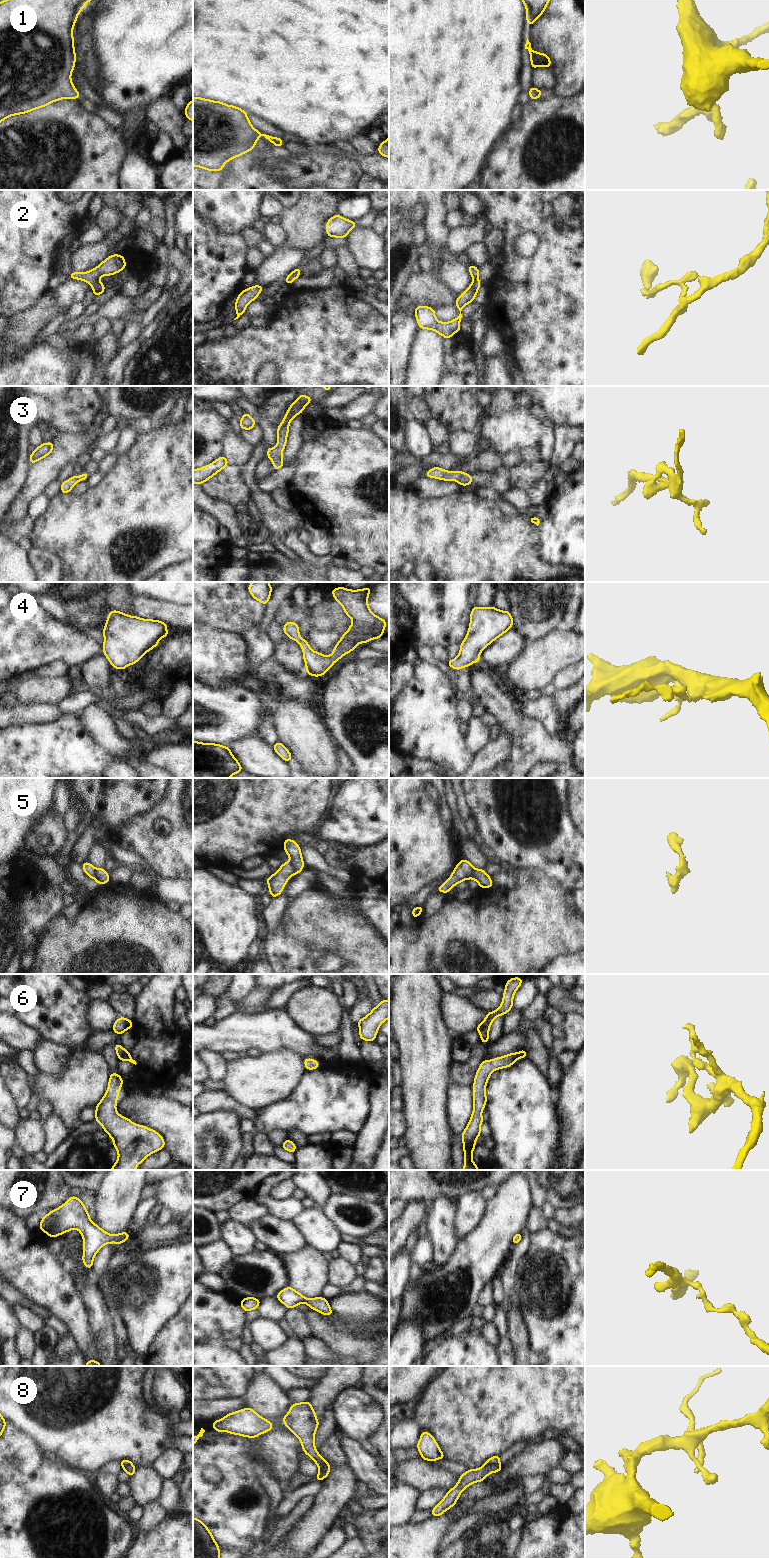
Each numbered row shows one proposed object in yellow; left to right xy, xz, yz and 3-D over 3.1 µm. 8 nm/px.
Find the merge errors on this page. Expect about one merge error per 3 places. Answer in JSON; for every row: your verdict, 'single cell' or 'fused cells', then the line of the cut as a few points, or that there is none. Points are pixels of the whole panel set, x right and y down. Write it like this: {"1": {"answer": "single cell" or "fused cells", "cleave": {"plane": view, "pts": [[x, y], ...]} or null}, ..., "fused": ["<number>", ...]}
{"1": {"answer": "single cell", "cleave": null}, "2": {"answer": "single cell", "cleave": null}, "3": {"answer": "single cell", "cleave": null}, "4": {"answer": "single cell", "cleave": null}, "5": {"answer": "fused cells", "cleave": {"plane": "xz", "pts": [[289, 861], [294, 873]]}}, "6": {"answer": "single cell", "cleave": null}, "7": {"answer": "single cell", "cleave": null}, "8": {"answer": "fused cells", "cleave": {"plane": "yz", "pts": [[499, 1463], [483, 1466]]}}, "fused": ["5", "8"]}

